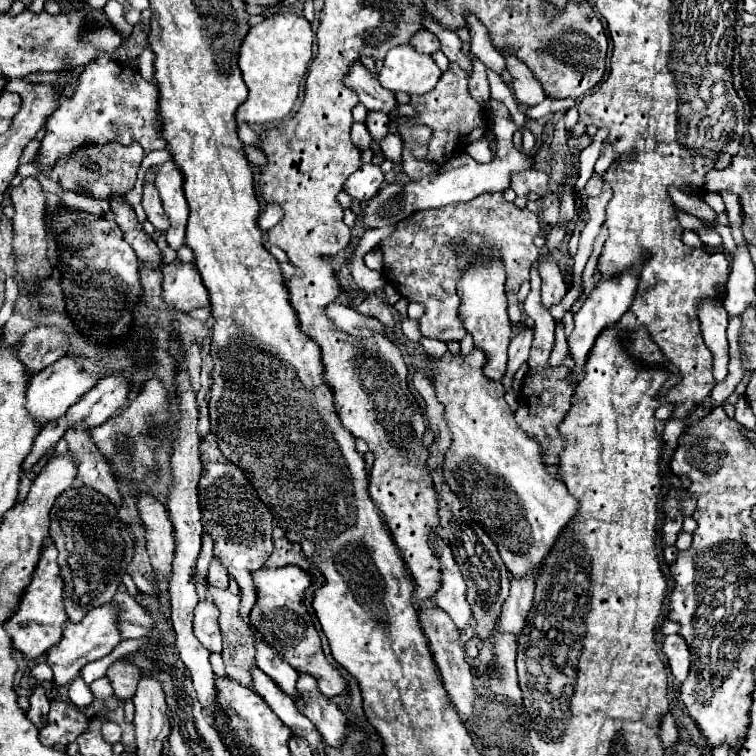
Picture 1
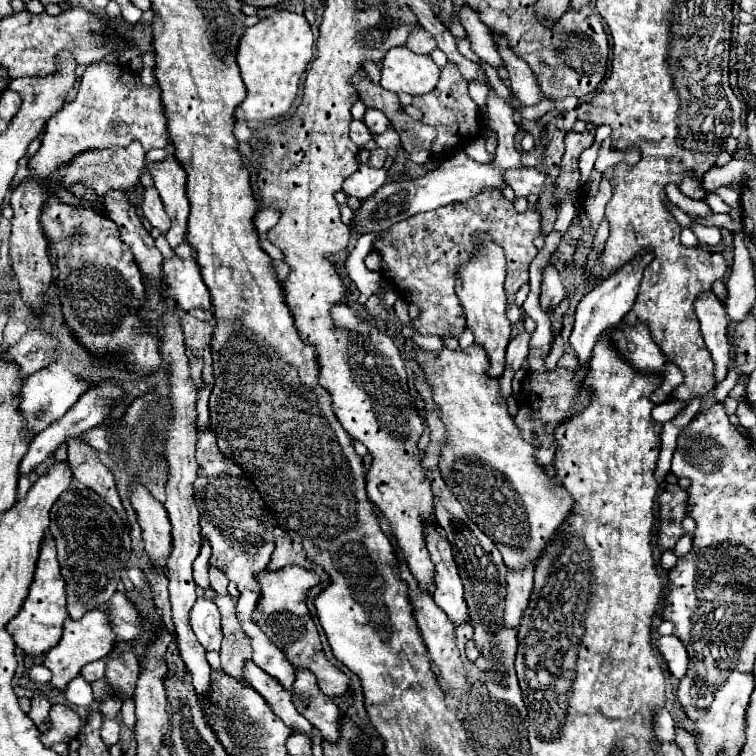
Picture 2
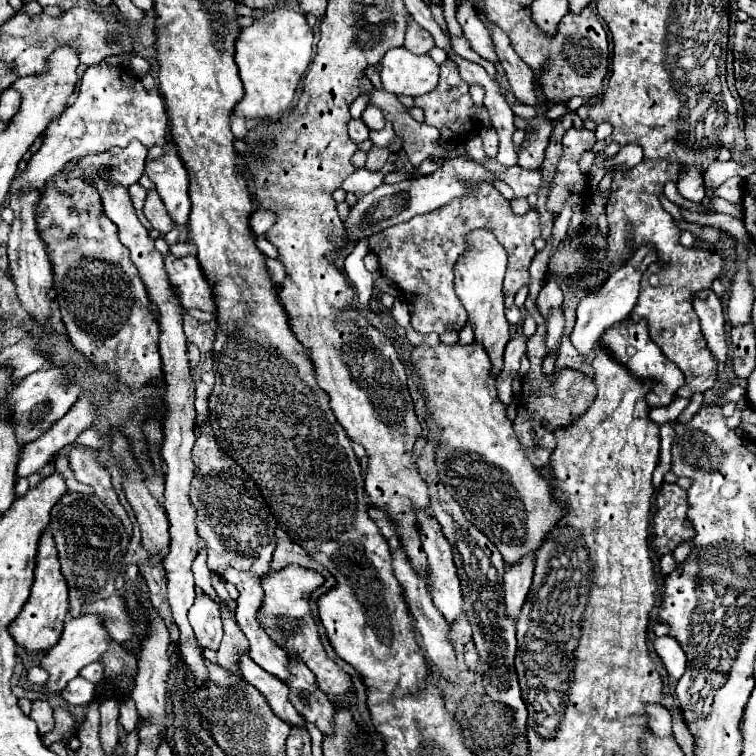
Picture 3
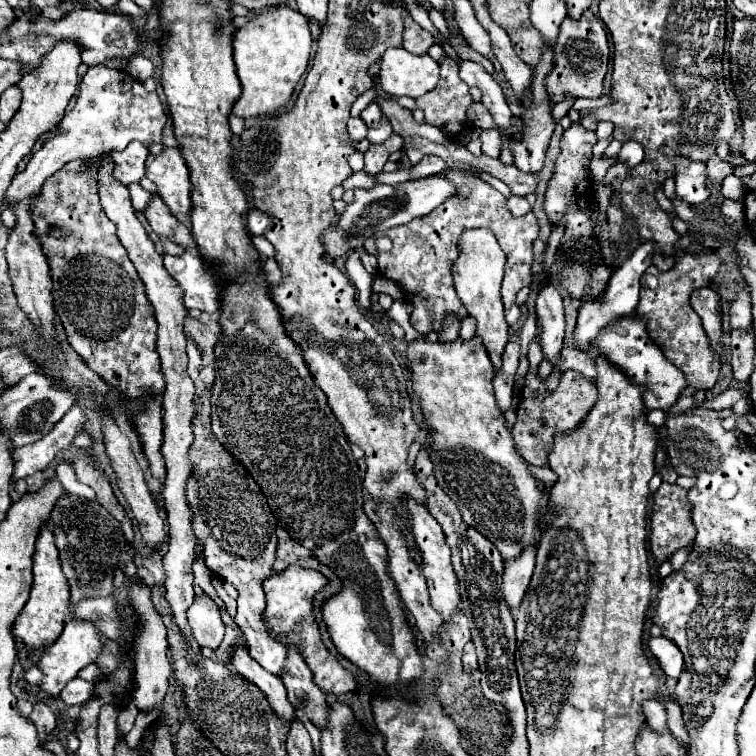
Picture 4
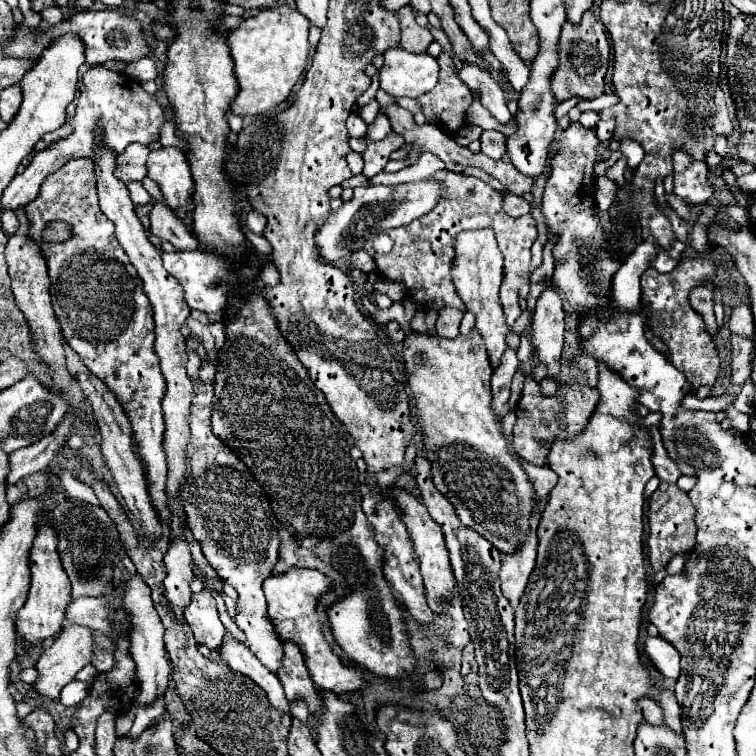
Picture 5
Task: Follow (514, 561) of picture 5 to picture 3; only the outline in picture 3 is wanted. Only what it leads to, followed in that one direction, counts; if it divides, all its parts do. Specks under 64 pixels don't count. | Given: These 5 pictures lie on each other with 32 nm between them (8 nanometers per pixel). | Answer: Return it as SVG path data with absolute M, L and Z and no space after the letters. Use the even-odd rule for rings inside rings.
M532 556L524 558L518 566L510 566L504 574L504 592L506 592L506 614L508 620L516 624L520 614L520 606L524 606L524 598L528 598L528 590L532 586L534 560Z

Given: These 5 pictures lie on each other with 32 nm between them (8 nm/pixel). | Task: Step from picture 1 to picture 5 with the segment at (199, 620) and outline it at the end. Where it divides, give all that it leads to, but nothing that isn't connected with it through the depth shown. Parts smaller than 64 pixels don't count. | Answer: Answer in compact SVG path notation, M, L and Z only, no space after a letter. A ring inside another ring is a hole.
M202 590L200 594L192 594L192 602L184 610L184 616L198 644L208 646L210 650L216 650L222 644L226 630L220 622L218 608L210 592Z

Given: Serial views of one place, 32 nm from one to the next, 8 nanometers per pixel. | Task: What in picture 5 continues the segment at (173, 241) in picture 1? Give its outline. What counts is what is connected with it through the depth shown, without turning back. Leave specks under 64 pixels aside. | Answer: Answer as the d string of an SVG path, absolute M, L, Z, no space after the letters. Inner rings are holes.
M162 148L148 156L148 178L152 178L170 206L172 212L188 206L188 198L192 194L194 182L190 174L190 166L182 148Z

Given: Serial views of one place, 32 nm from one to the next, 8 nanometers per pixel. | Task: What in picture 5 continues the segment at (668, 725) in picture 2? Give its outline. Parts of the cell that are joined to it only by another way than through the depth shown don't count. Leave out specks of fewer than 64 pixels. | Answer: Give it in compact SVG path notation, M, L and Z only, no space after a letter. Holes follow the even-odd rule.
M642 698L640 708L644 712L644 720L648 720L652 726L662 726L664 724L664 712L658 706L658 702L654 702L652 698Z

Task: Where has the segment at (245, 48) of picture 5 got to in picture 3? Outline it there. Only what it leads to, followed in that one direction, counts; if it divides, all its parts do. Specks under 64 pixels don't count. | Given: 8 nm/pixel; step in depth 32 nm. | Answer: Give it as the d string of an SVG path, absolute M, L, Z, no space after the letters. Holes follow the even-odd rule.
M276 8L258 18L252 26L242 28L236 42L236 64L244 82L244 98L236 104L234 114L240 118L280 118L292 104L298 82L312 58L312 30L306 16L288 8Z

